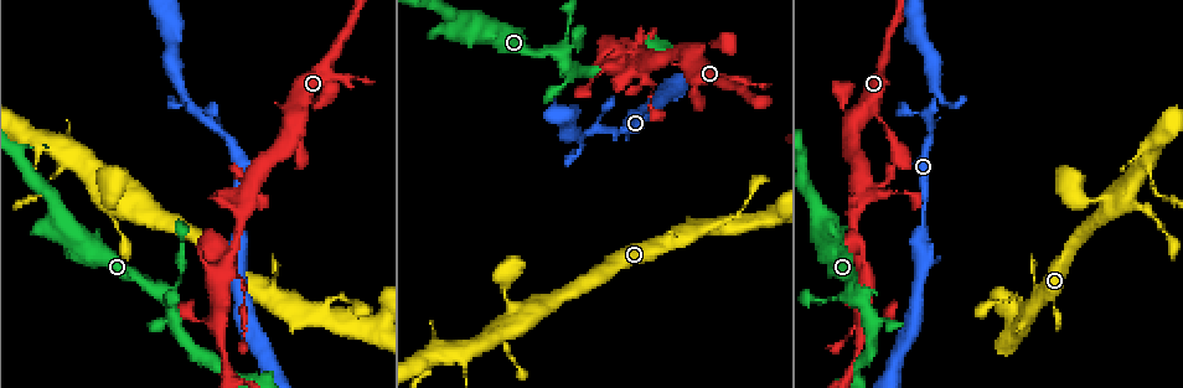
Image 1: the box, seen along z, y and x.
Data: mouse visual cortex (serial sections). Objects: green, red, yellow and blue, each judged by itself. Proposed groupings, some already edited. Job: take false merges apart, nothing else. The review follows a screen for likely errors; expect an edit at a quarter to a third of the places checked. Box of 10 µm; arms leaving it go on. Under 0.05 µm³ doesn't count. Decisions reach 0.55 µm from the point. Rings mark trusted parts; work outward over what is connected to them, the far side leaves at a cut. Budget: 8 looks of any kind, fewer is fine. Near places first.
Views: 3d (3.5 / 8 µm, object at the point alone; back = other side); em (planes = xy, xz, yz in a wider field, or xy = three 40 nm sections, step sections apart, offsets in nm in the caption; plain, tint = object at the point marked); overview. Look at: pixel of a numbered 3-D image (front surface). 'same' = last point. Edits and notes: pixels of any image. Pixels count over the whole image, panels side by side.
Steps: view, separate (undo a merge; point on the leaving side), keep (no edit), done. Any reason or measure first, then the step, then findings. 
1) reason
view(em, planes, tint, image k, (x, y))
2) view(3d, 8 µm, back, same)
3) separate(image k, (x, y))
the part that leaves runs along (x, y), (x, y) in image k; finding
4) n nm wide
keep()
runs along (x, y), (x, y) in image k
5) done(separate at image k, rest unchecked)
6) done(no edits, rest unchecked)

three-way junction
view(3d, 3.5 µm, image 1, (698, 49))

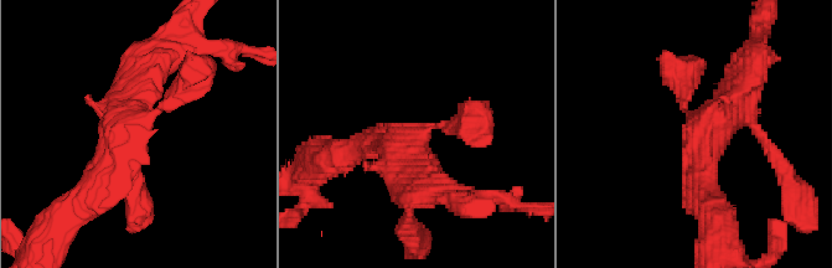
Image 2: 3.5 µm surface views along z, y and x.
3 arms; arms of 300, 350, 350 nm
view(em, xy, step 2, tint, image 2, (698, 121))

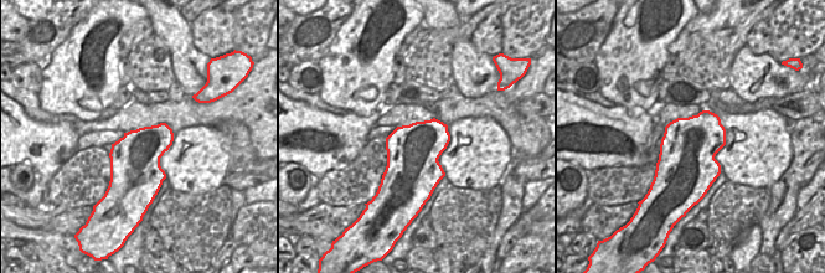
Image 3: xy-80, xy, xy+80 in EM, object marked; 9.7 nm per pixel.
keep()
runs along (744, 82), (712, 128), (683, 106), (673, 67) in image 2; all the same cell

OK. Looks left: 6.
thin neck
view(3d, 3.5 µm, image 1, (854, 291))

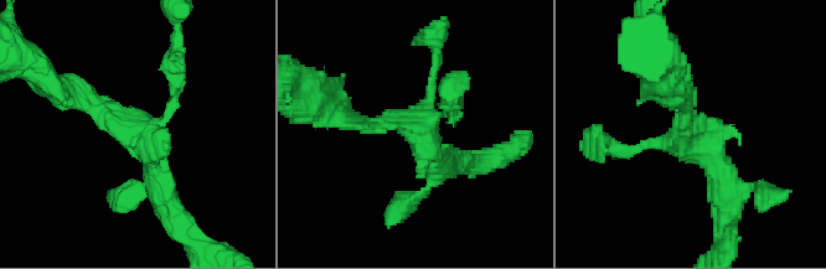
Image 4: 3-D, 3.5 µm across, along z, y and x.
now the EM
view(em, planes, tint, image 4, (690, 135))

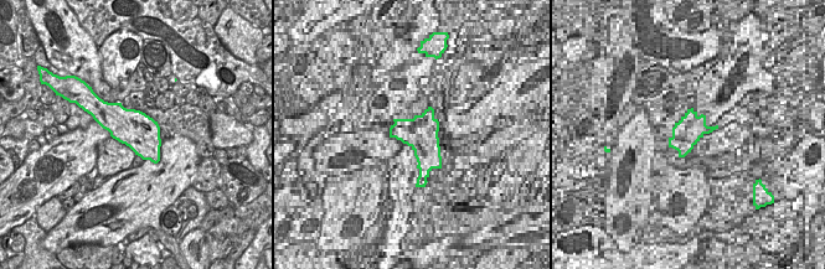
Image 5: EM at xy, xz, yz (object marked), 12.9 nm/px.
keep()
runs along (77, 96), (149, 136), (164, 202) in image 4; continuous, no second cell

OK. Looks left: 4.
a fork
view(3d, 3.5 µm, back, image 1, (459, 24))

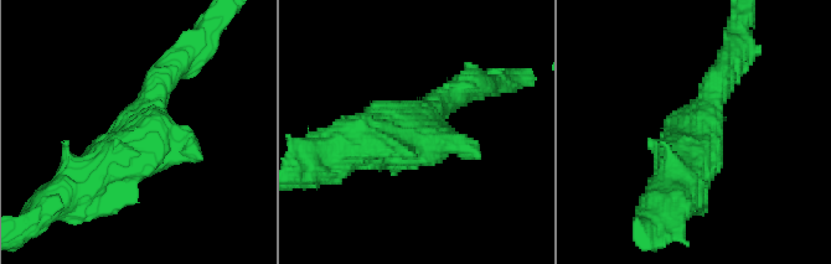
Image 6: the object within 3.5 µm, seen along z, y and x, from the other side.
view(em, xy, step 1, tint, image 6, (138, 139))

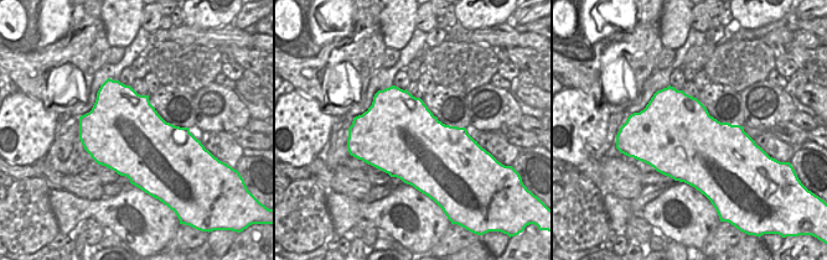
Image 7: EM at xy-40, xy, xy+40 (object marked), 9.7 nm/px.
cut it another way
view(em, xy, step 5, tint, same)

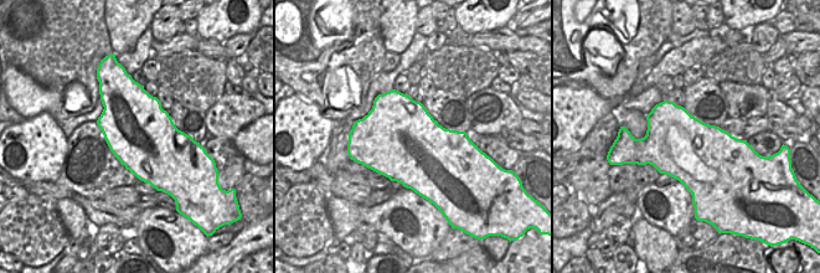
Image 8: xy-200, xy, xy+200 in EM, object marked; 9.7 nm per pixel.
keep()
runs along (75, 191), (140, 138), (170, 70) in image 6; one cell here

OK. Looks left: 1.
done(no edits, rest unchecked)

